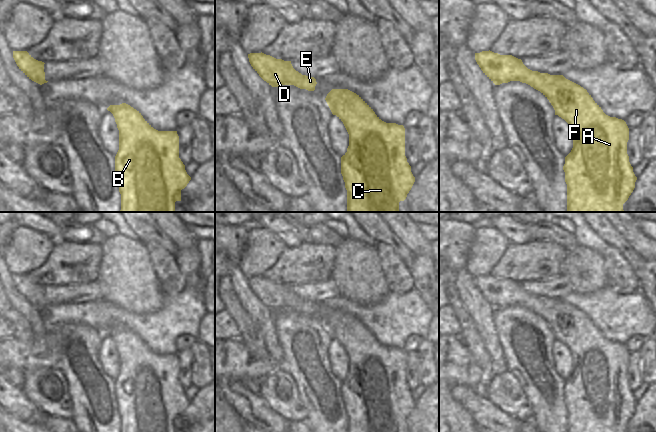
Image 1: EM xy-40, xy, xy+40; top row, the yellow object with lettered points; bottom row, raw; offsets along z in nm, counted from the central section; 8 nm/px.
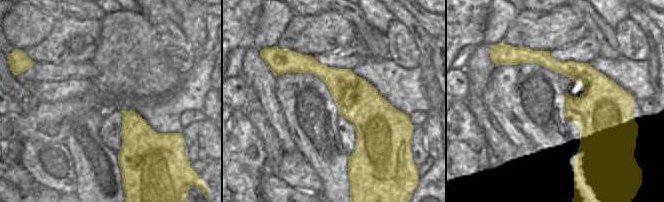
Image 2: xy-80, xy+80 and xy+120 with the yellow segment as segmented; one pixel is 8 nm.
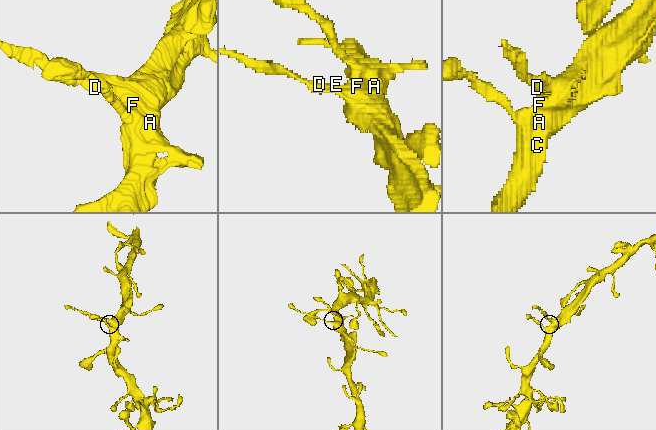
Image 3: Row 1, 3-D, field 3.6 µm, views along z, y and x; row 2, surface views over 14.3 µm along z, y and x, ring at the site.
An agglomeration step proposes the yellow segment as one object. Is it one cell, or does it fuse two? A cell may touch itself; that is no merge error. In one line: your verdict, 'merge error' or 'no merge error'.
no merge error

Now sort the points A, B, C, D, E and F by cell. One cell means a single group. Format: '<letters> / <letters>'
A B C D E F

